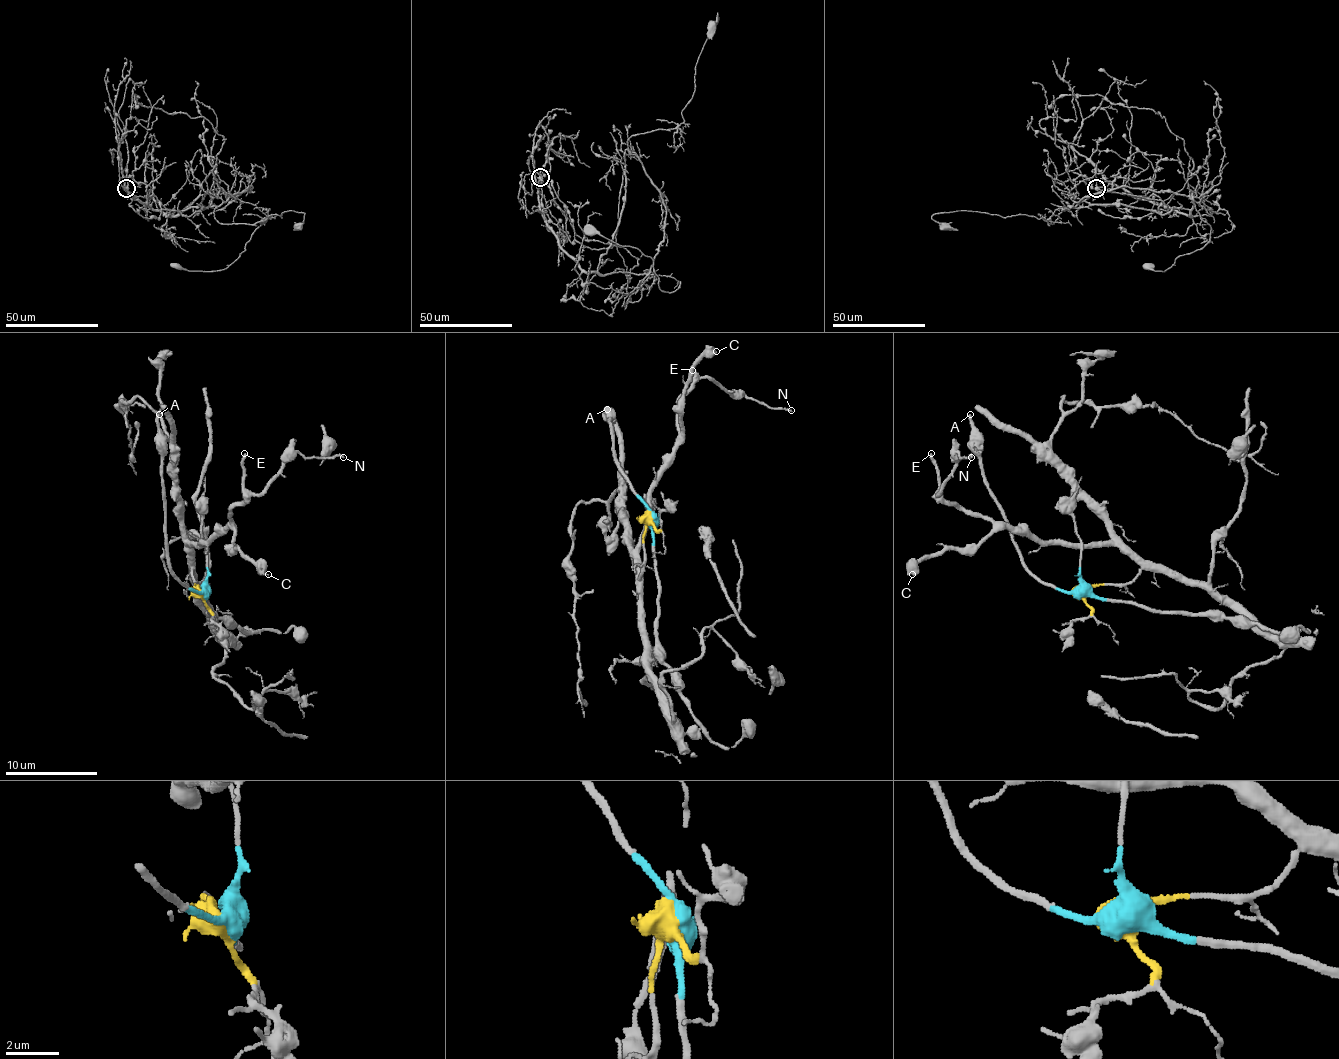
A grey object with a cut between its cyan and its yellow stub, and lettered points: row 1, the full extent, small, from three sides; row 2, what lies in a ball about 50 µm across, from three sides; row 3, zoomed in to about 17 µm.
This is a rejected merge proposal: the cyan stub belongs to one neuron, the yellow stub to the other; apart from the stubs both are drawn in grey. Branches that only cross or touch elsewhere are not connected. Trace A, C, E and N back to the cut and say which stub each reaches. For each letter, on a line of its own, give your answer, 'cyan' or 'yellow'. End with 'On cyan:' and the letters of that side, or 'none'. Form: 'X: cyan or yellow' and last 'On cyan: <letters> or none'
A: cyan
C: yellow
E: yellow
N: yellow
On cyan: A

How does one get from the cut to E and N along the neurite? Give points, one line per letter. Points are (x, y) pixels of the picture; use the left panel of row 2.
E: (201, 593), (192, 575), (192, 545), (203, 543), (231, 522), (233, 508), (244, 497), (244, 453)
N: (201, 593), (192, 575), (192, 545), (231, 522), (231, 510), (263, 490), (297, 453), (307, 458), (343, 458)

